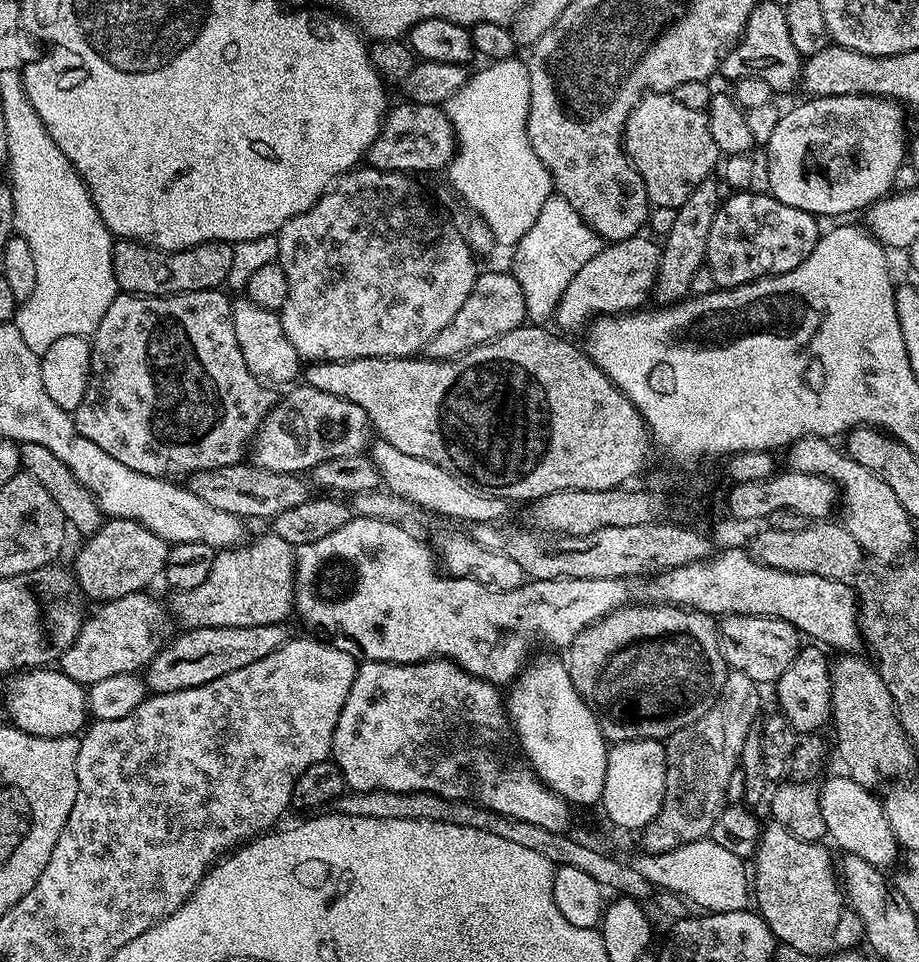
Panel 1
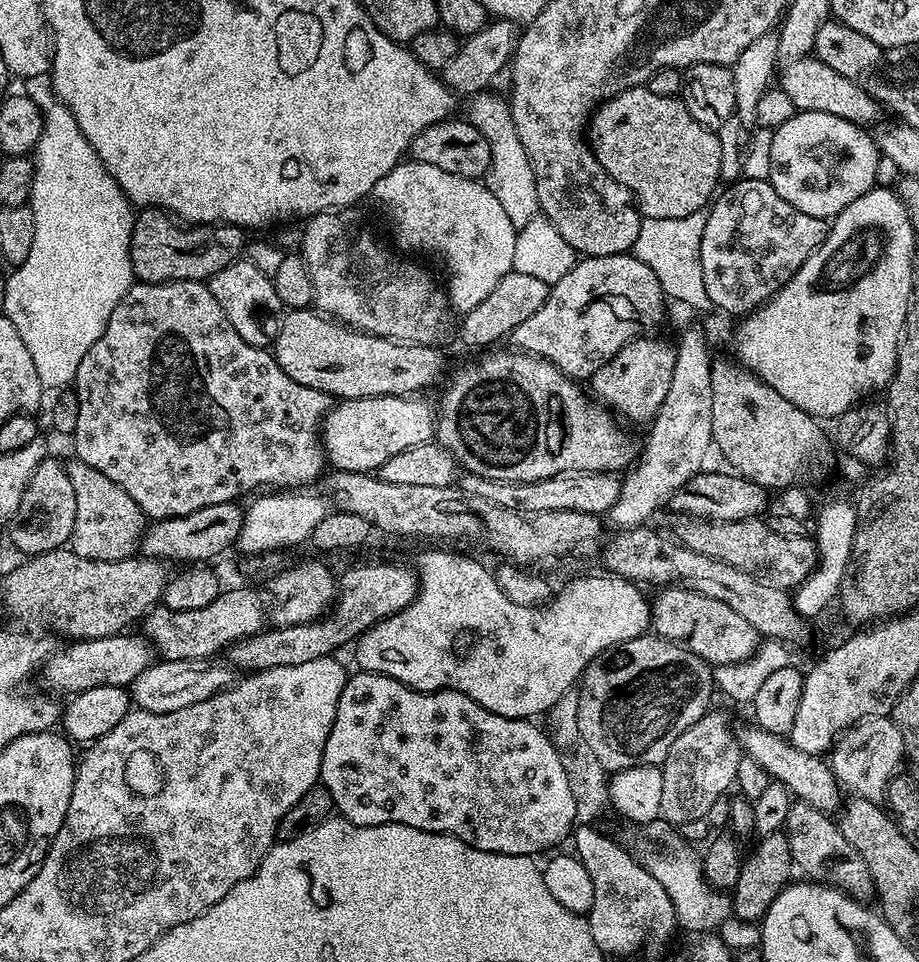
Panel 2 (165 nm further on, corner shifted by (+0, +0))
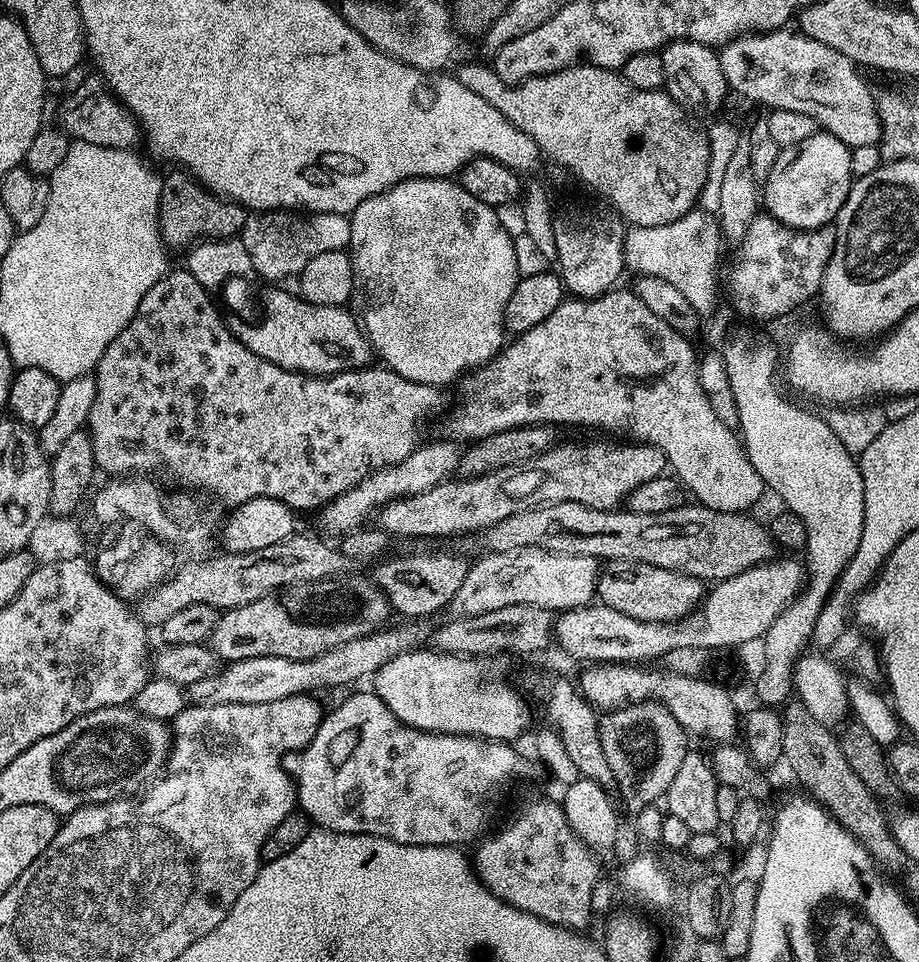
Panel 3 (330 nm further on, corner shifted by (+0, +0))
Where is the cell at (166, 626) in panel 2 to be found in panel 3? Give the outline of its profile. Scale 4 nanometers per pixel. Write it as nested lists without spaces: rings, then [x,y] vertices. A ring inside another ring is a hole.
[[[356,575],[292,584],[258,598],[258,602],[227,609],[212,631],[212,651],[224,662],[263,656],[309,660],[326,650],[379,632],[391,621],[388,619],[394,616],[394,609],[375,579]]]

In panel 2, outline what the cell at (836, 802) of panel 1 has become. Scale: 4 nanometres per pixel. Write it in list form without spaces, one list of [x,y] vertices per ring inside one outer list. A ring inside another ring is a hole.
[[[755,726],[739,729],[738,739],[743,755],[753,759],[762,770],[768,772],[773,781],[788,787],[789,793],[796,800],[804,800],[810,806],[829,814],[835,813],[841,807],[842,789],[835,774],[832,773],[827,759],[810,752],[798,750],[792,745],[791,740],[778,734],[770,734],[766,730]]]

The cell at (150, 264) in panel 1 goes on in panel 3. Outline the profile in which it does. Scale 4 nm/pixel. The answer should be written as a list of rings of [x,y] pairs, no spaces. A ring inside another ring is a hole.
[[[172,170],[169,176],[163,177],[162,198],[160,199],[160,236],[164,239],[169,249],[181,248],[187,250],[194,244],[206,240],[230,240],[239,237],[244,230],[244,224],[248,221],[249,213],[242,205],[226,200],[209,192],[202,184],[196,183],[192,173],[187,170]]]

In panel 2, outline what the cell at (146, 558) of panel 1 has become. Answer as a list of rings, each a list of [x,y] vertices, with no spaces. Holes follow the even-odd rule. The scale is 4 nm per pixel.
[[[239,503],[215,504],[202,510],[194,510],[185,516],[175,516],[149,523],[140,540],[139,551],[154,560],[192,560],[188,562],[212,562],[228,547],[235,545],[244,525],[244,508]]]

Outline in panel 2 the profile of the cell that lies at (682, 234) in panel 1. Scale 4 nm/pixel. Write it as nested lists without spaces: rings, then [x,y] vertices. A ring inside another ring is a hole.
[[[656,334],[636,337],[626,346],[622,346],[622,350],[618,350],[618,354],[614,354],[614,358],[606,362],[606,366],[593,374],[590,378],[593,392],[591,395],[617,417],[647,425],[654,420],[669,393],[676,350],[677,345],[672,340],[659,340]]]

